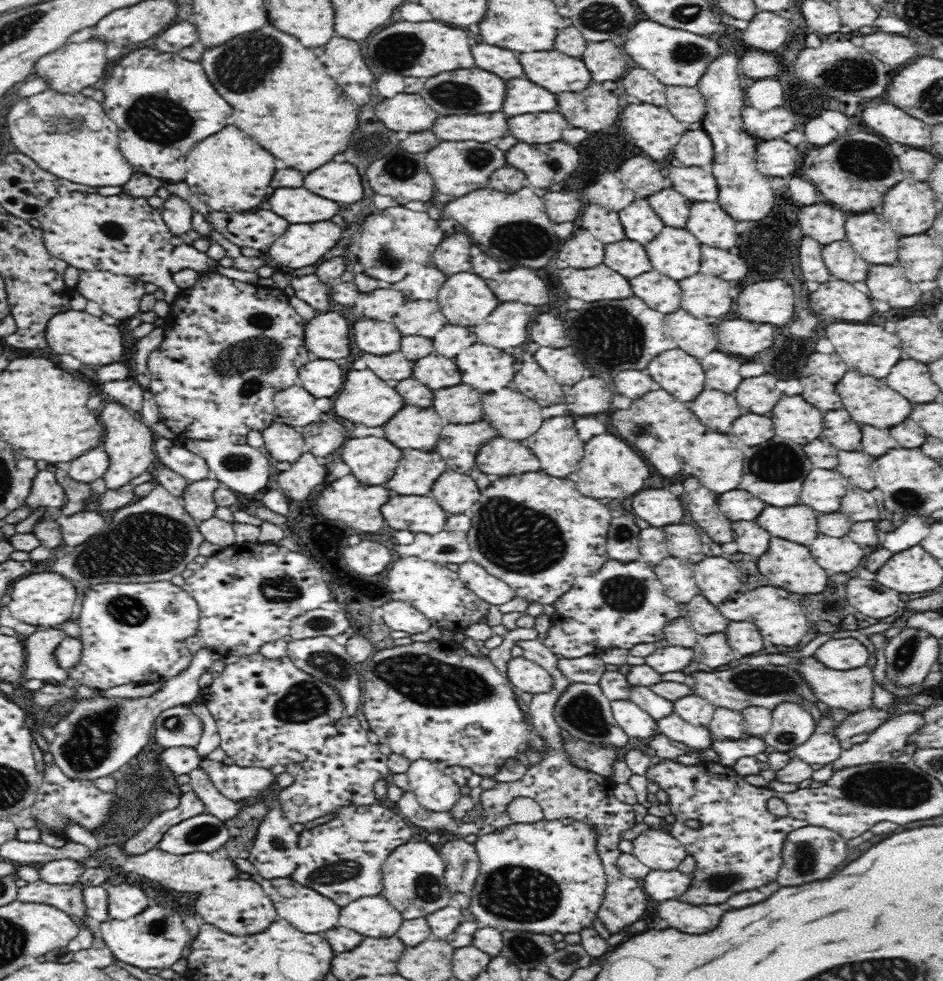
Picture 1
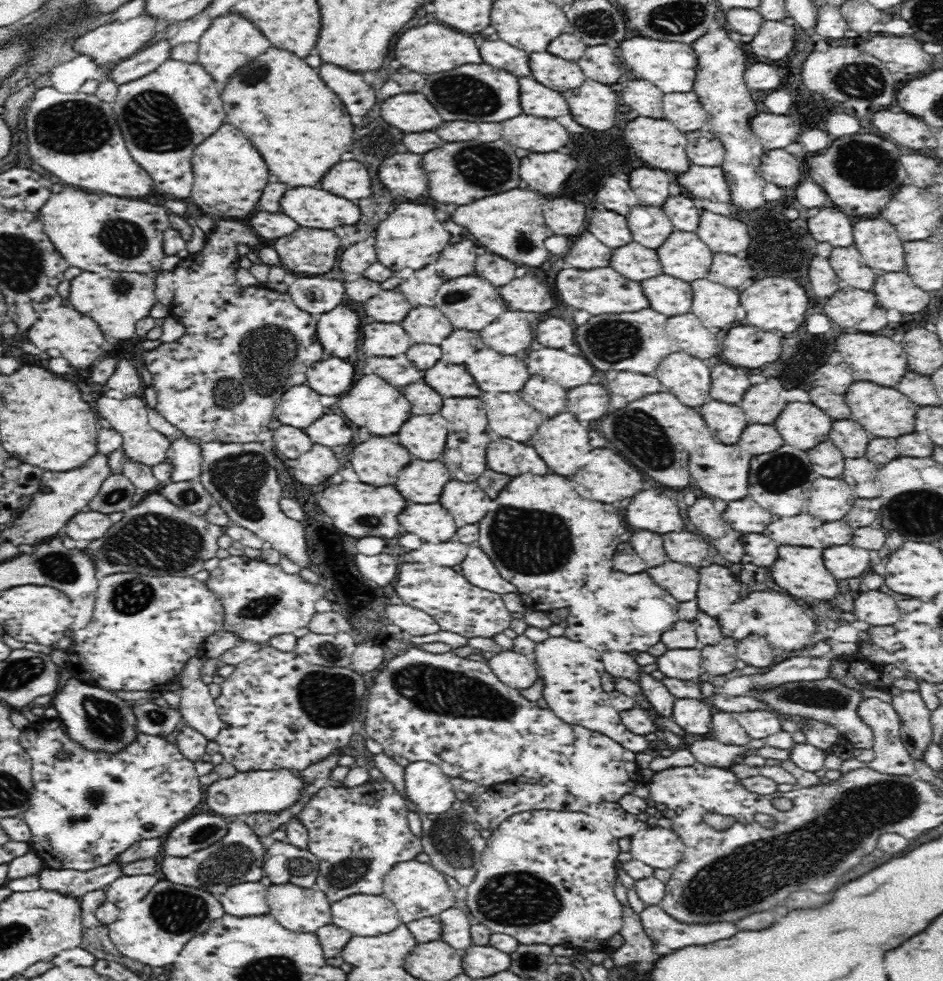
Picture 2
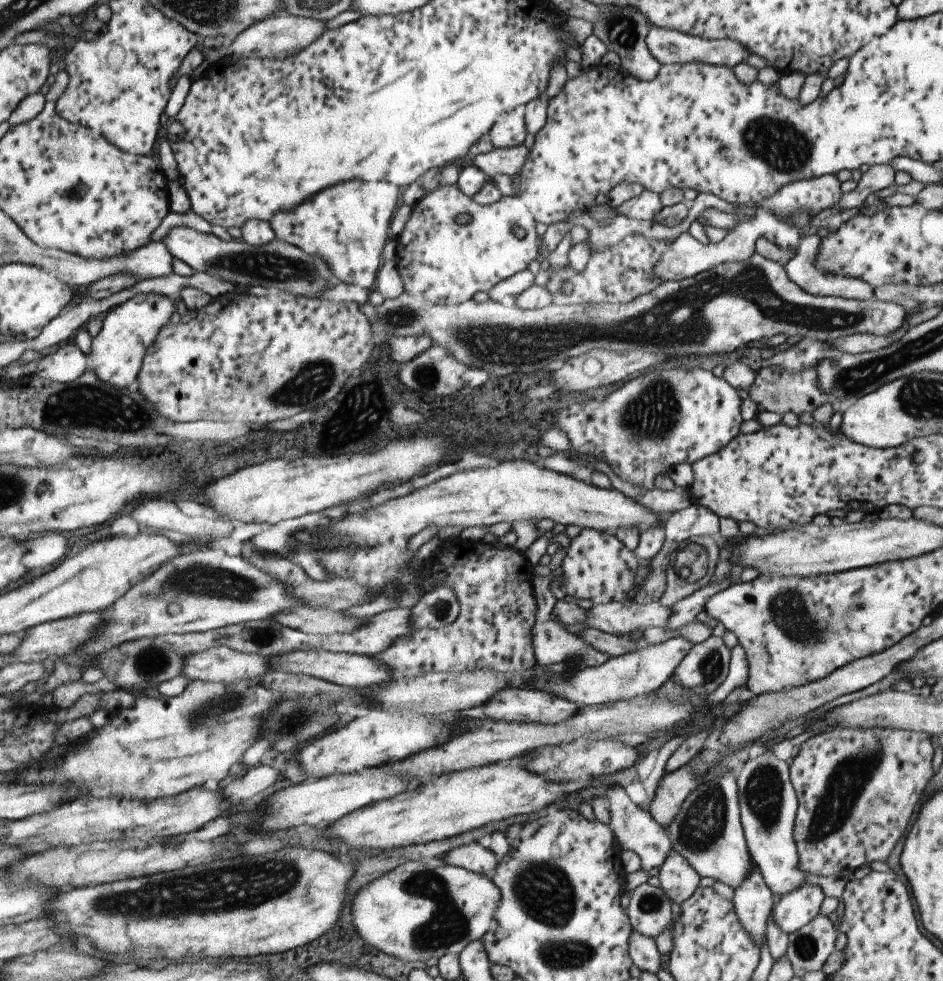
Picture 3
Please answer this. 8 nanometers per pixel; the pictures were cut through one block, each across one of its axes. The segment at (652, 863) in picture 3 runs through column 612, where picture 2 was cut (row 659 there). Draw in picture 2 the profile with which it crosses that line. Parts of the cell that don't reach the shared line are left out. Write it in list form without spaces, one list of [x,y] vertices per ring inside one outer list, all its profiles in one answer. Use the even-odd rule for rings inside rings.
[[[805,652],[799,656],[792,656],[774,665],[760,678],[756,678],[752,689],[778,687],[791,681],[826,679],[830,677],[833,660],[832,653],[815,657]]]

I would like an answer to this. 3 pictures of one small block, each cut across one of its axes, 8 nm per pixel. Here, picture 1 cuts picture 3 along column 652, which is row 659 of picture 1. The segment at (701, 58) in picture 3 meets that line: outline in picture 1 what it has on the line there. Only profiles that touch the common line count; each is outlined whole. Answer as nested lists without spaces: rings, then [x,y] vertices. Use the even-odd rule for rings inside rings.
[[[40,629],[31,635],[23,638],[25,655],[26,655],[26,679],[38,679],[43,682],[55,680],[64,681],[68,679],[68,672],[58,664],[55,657],[56,647],[59,646],[61,640],[66,638],[66,634],[58,629]]]

